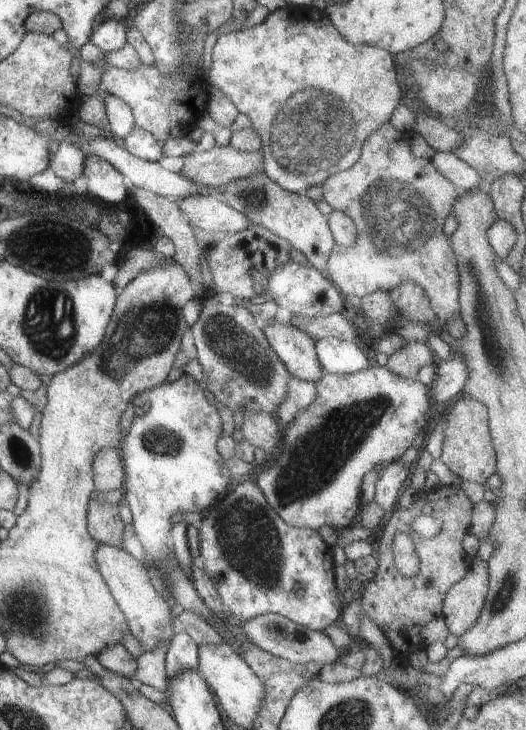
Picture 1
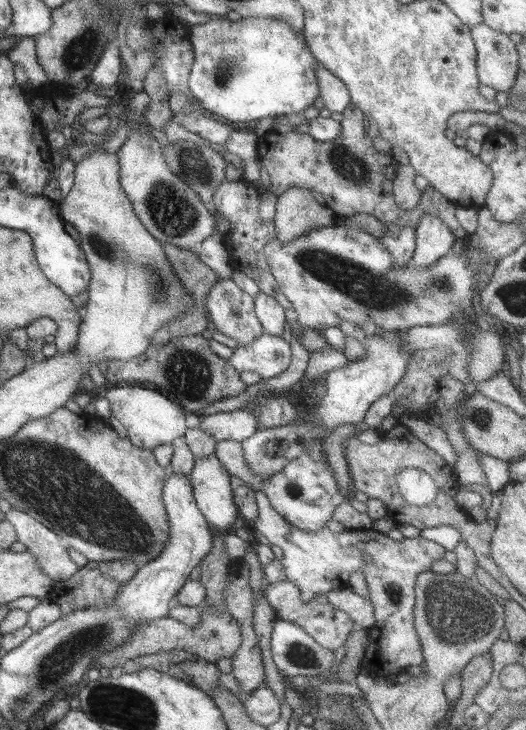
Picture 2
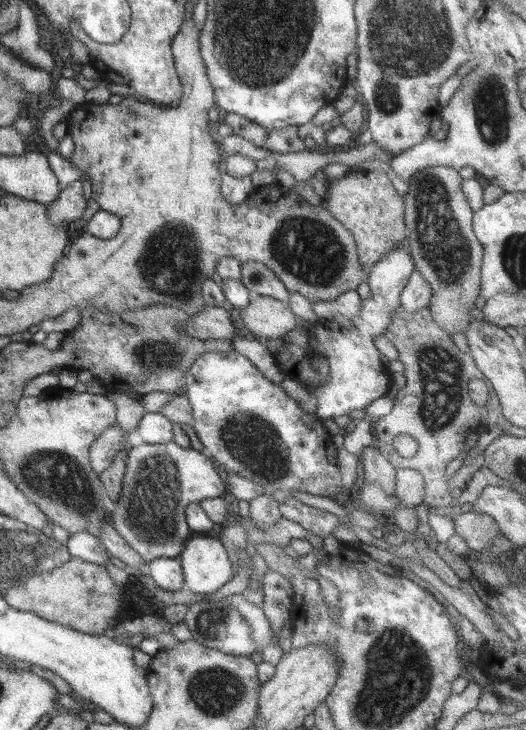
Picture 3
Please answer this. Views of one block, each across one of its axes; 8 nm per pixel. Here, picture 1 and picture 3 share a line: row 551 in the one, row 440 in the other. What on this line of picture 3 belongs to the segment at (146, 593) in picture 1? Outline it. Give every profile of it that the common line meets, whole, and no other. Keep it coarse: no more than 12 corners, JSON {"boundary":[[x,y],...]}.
{"boundary":[[118,424],[106,428],[91,444],[92,470],[99,475],[126,446]]}

